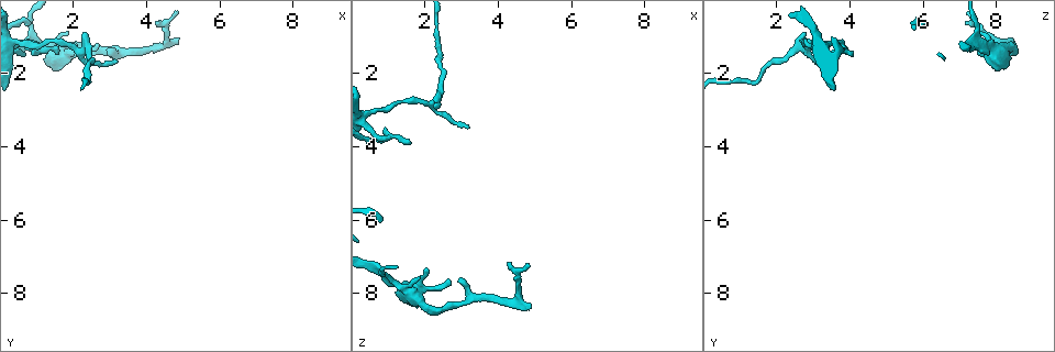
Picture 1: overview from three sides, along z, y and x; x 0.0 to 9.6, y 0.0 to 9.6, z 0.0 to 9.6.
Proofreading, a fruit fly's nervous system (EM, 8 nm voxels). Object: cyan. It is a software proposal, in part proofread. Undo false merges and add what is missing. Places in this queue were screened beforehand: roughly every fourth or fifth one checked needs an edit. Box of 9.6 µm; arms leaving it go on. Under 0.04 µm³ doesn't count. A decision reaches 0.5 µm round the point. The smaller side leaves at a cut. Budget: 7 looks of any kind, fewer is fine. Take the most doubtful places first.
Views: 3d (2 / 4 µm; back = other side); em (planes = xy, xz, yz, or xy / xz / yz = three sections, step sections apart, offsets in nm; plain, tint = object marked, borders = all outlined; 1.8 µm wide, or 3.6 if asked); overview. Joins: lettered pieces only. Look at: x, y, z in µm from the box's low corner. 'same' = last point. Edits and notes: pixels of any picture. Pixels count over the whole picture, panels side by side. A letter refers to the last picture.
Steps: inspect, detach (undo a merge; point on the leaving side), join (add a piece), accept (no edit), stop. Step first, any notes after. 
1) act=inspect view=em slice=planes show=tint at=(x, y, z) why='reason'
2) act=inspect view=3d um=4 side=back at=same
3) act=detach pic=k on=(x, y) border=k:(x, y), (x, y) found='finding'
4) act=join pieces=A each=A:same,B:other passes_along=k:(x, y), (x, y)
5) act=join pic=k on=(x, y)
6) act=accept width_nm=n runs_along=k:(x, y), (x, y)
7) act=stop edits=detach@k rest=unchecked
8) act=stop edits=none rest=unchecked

act=inspect view=em slice=xy step=16 show=borders at=(1.20, 1.25, 7.70) why='side arm on a straight run'

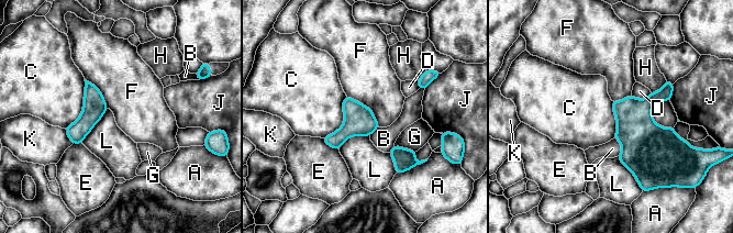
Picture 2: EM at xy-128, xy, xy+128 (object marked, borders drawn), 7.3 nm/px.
act=accept each=A:other,B:other,C:other,D:other,E:other,F:other,G:other,H:other,J:other,K:other,L:other border=2:(346, 95), (364, 103), (380, 126) found='one neuron here'

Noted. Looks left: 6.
act=inspect view=3d um=4 at=(3.00, 1.35, 7.60) why='free end'

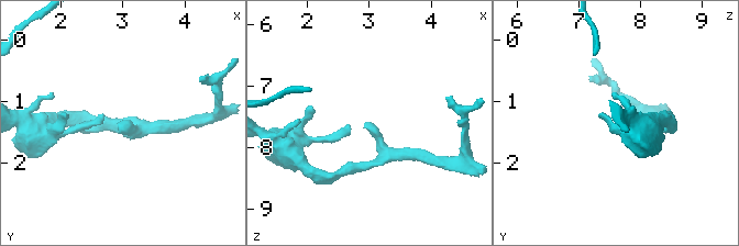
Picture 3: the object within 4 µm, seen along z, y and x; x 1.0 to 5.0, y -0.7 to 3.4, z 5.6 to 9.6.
act=inspect view=em um=3.6 slice=xz step=16 show=borders at=(2.95, 1.30, 7.65)

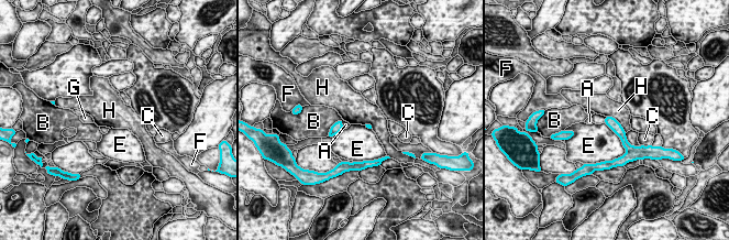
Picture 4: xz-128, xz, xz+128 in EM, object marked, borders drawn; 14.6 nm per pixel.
act=accept each=A:other,B:other,C:other,E:other,F:other,G:other,H:other border=4:(606, 116), (611, 116), (626, 132) found='none of them fits'

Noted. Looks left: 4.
act=inspect view=em slice=planes show=borders at=(1.55, 1.40, 3.95) why='an open end'

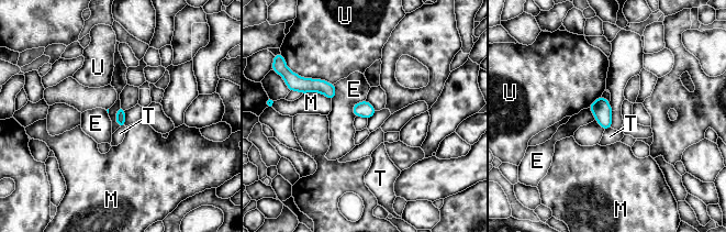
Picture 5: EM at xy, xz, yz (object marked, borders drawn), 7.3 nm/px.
act=accept each=E:other,M:other,T:other,U:other border=5:(365, 99), (353, 106), (355, 116) found='none of them fits'

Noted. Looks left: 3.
act=stop edits=none rest=unchecked

